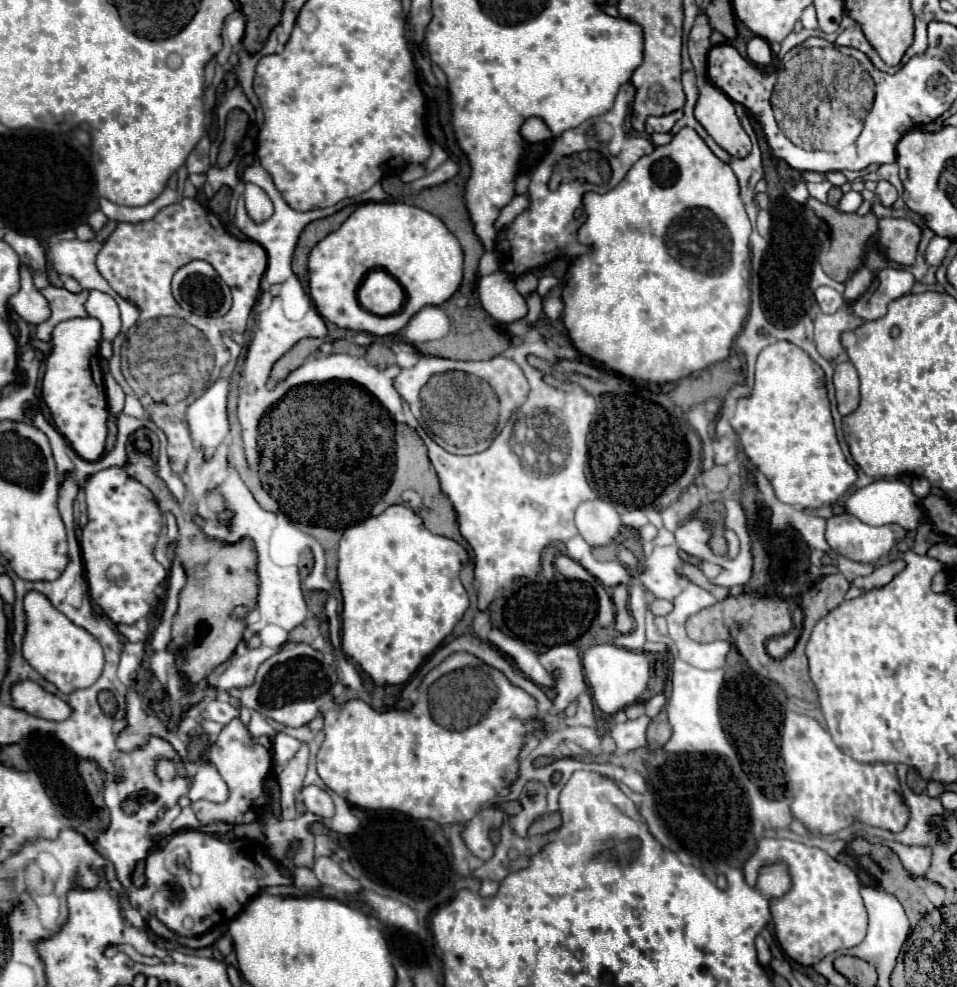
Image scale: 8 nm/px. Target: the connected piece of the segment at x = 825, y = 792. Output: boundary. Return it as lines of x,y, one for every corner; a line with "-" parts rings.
787,711
781,731
781,757
785,775
793,785
791,815
803,823
807,831
817,835
833,835
853,823
899,833
907,825
909,807
901,795
901,783
893,765
857,763
841,753
831,735
809,715

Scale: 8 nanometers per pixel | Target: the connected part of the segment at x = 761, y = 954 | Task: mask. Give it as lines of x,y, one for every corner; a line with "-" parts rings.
761,935
755,939
755,947
757,947
757,959
759,959
759,963
761,965
769,965
771,953
769,953
769,947
767,947
767,943
765,943
765,939

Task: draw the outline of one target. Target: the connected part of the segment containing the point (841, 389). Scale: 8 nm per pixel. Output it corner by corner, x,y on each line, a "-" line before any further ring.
837,363
833,371
833,385
837,397
837,409
841,415
849,415
859,403
859,377
855,367
847,363

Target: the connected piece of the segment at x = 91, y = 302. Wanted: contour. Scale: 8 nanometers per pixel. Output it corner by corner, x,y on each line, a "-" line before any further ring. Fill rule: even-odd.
91,291
87,299
87,313
103,323
103,341
101,341
101,355
105,359
111,357
111,341
121,331
121,317
119,317
119,305
117,301
103,293
103,291

